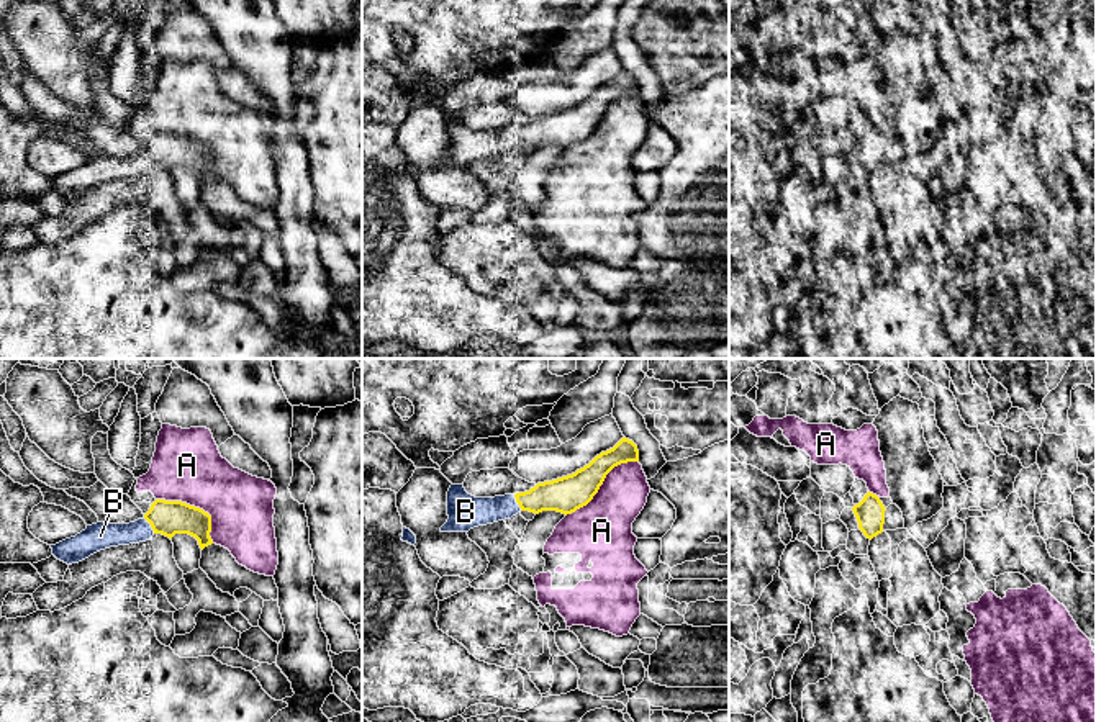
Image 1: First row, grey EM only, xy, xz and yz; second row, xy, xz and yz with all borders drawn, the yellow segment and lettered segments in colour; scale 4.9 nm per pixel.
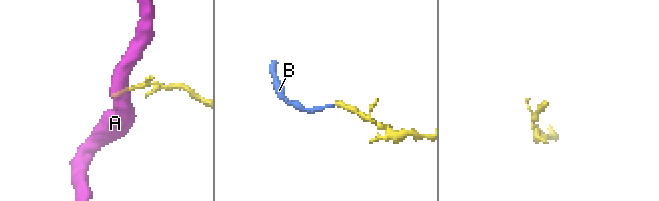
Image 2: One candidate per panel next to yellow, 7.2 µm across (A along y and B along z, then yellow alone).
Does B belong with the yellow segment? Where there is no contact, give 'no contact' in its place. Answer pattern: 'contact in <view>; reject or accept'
contact in xy; accept

